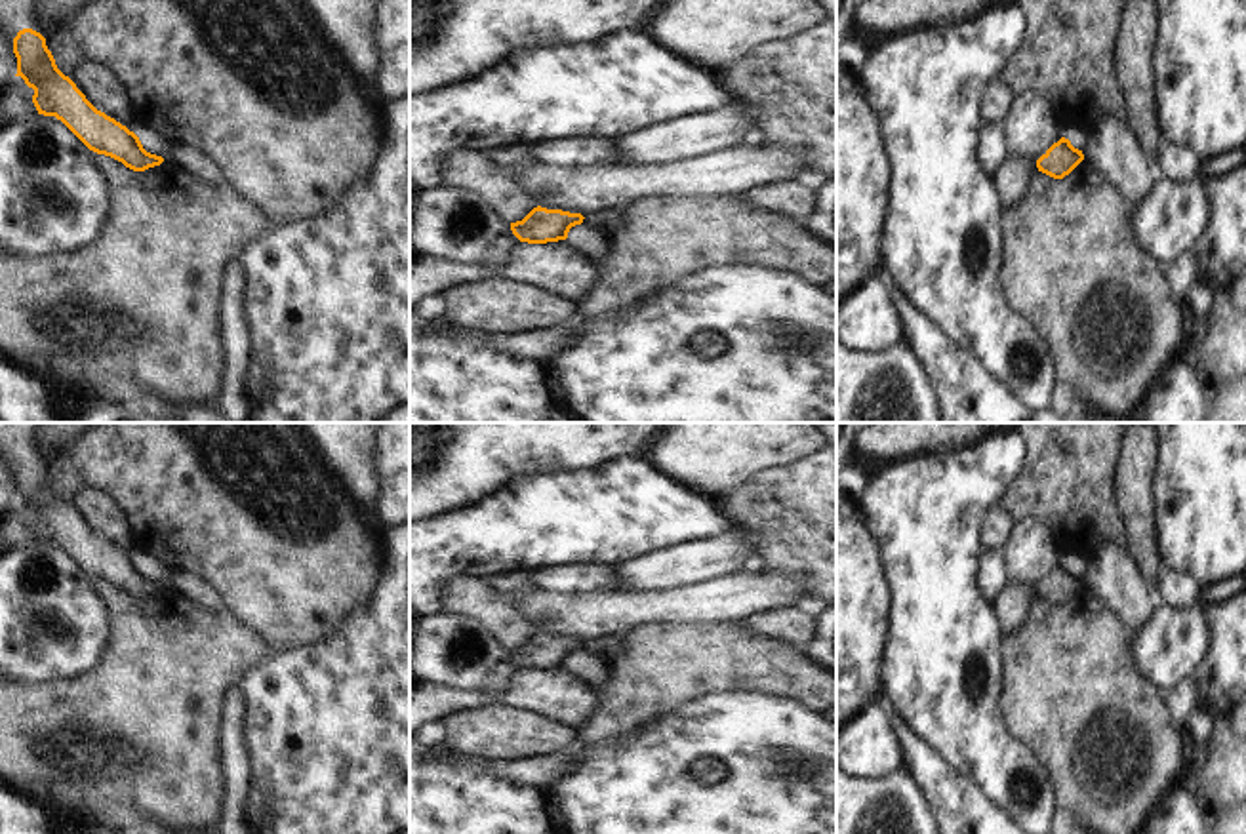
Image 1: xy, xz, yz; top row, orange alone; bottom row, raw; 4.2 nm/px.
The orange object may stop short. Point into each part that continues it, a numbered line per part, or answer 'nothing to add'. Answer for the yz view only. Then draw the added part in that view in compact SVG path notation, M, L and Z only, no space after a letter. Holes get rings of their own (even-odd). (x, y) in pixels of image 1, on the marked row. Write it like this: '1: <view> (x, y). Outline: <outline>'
nothing to add.

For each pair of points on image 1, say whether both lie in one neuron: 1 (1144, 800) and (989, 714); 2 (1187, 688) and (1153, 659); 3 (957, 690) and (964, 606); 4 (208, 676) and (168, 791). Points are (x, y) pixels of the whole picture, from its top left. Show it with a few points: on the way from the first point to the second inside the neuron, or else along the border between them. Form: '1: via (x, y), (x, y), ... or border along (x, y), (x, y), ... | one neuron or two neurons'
1: border along (1003, 676), (1003, 722), (1033, 754) | two neurons
2: border along (1189, 676), (1170, 692) | two neurons
3: via (957, 669), (957, 627) | one neuron
4: via (180, 705), (168, 716), (168, 762) | one neuron

